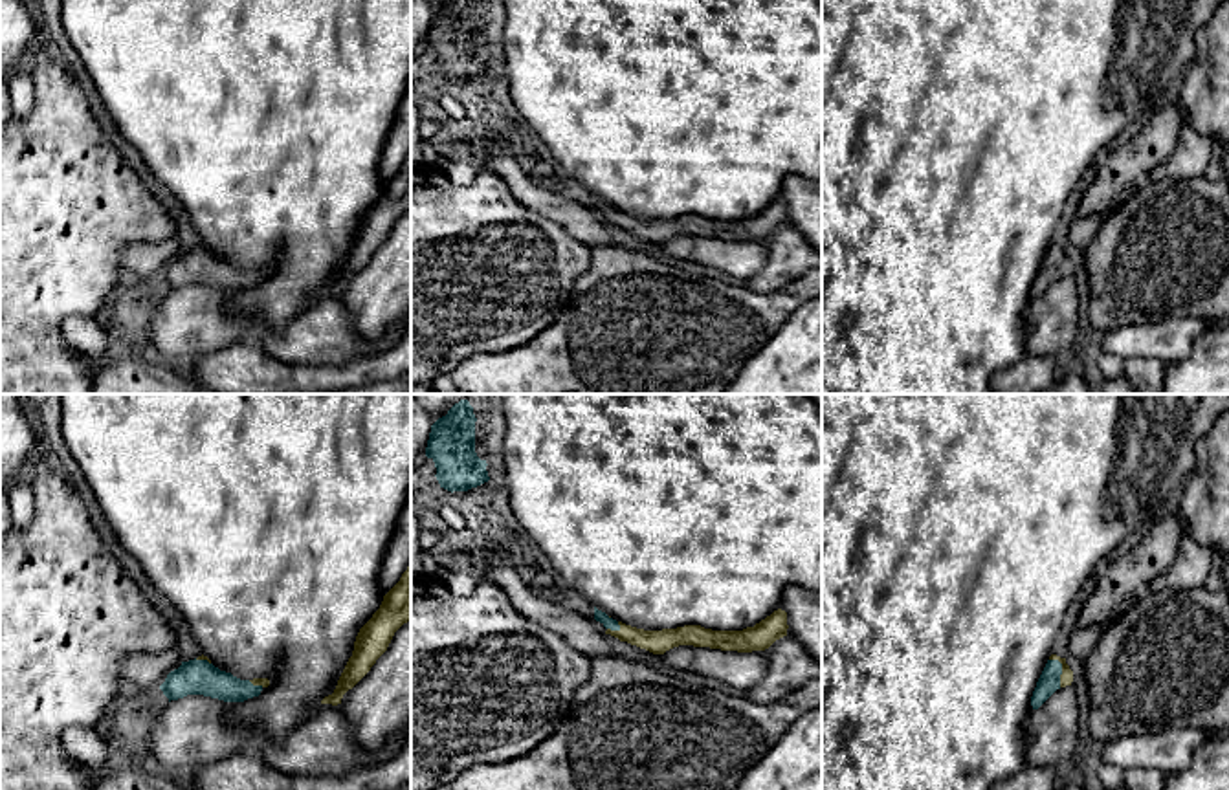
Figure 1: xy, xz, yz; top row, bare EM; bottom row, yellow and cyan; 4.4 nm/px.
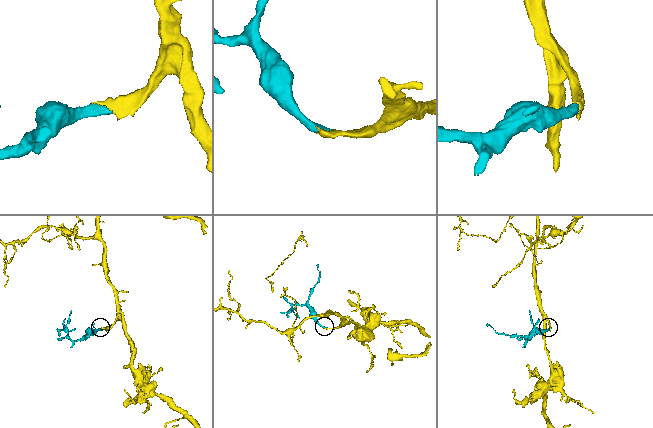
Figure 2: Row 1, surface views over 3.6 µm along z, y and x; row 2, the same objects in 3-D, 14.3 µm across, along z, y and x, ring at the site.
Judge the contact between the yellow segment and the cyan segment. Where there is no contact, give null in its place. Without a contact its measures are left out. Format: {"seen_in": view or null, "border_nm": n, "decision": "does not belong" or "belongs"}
{"seen_in": "yz", "border_nm": 140, "decision": "belongs"}

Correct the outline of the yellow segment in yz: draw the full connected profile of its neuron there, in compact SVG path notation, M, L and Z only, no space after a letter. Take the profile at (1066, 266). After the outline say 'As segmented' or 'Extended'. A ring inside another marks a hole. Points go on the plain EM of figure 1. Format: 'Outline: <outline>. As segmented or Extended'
Outline: M1051 244L1031 286L1033 299L1038 299L1057 279L1071 275L1073 260L1066 247Z. Extended

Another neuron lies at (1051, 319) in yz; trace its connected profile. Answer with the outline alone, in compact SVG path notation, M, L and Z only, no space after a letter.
M1071 275L1057 279L1025 308L1025 356L1057 356L1075 346L1079 324L1077 282Z

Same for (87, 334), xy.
M72 315L62 324L62 335L70 345L77 346L88 356L110 357L106 354L110 346L108 335L103 328L103 323L97 319Z

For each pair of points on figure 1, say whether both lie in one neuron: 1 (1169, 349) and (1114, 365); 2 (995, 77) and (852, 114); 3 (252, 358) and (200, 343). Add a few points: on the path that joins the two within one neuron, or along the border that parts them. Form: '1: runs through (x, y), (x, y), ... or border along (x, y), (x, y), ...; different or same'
1: border along (1103, 351), (1123, 360); different
2: runs through (960, 77), (886, 79); same
3: border along (254, 334), (200, 358); different

